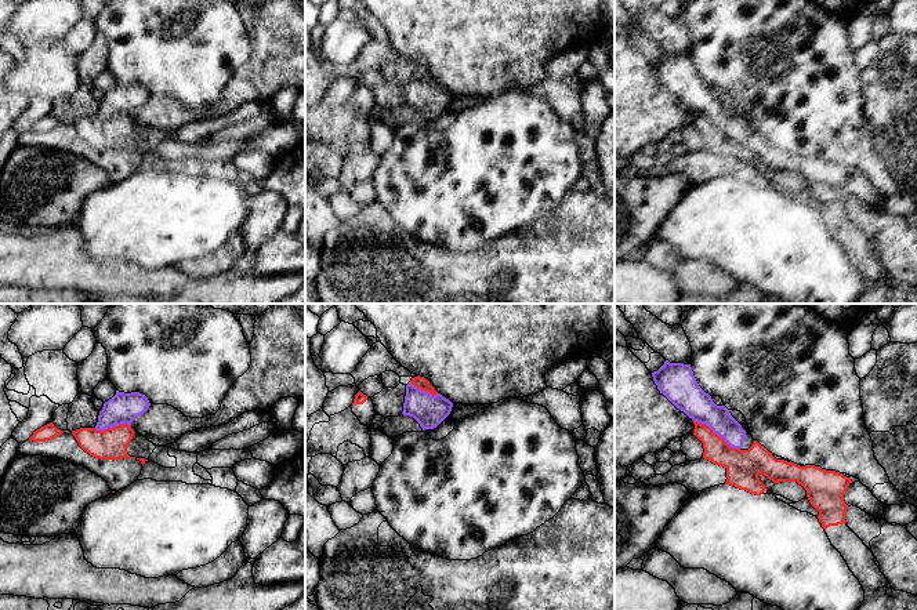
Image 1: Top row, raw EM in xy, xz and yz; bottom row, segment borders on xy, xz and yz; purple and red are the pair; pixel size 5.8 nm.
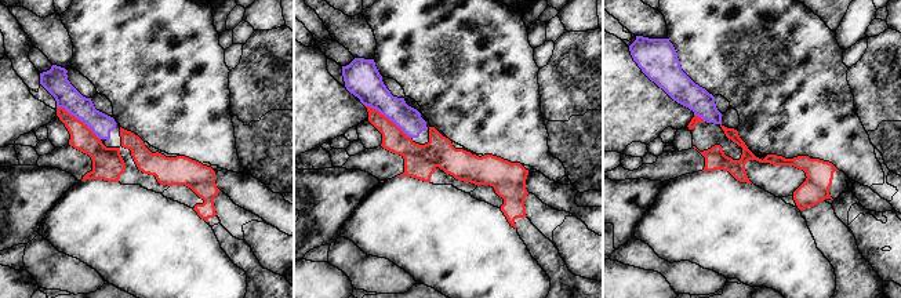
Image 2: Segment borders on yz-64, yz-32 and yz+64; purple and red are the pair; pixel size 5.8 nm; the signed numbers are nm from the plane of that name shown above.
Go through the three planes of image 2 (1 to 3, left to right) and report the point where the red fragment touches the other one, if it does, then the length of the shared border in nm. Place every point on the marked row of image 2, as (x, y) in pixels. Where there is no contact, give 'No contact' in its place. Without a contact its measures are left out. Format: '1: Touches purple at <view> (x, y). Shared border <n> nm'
1: Touches purple at yz-64 (79, 119). Shared border 320 nm
2: Touches purple at yz-32 (388, 117). Shared border 340 nm
3: Touches purple at yz+64 (700, 116). Shared border 80 nm

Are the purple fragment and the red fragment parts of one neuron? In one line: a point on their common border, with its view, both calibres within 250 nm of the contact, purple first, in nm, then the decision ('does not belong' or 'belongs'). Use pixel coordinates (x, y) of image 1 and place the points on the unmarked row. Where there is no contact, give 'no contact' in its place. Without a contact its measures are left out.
contact yz (716, 123); calibres 170 and 190 nm; belongs

